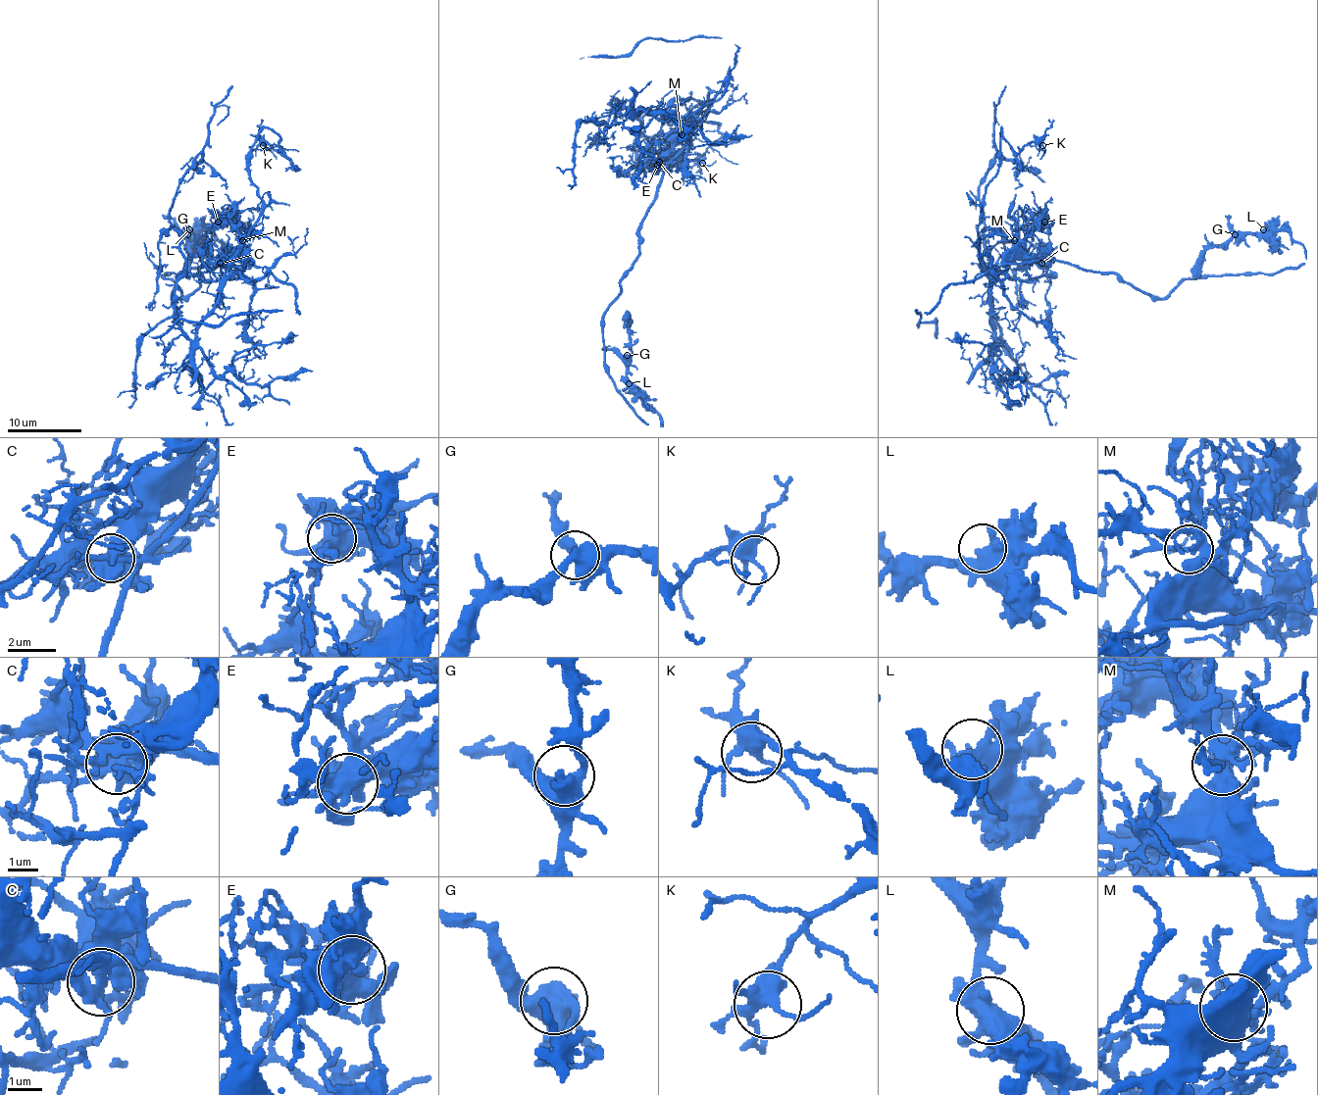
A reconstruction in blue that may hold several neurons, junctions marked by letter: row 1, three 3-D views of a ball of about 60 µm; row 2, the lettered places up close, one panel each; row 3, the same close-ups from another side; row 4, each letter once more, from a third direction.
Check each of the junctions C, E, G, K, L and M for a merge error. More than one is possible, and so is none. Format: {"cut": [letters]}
{"cut": ["C"]}

